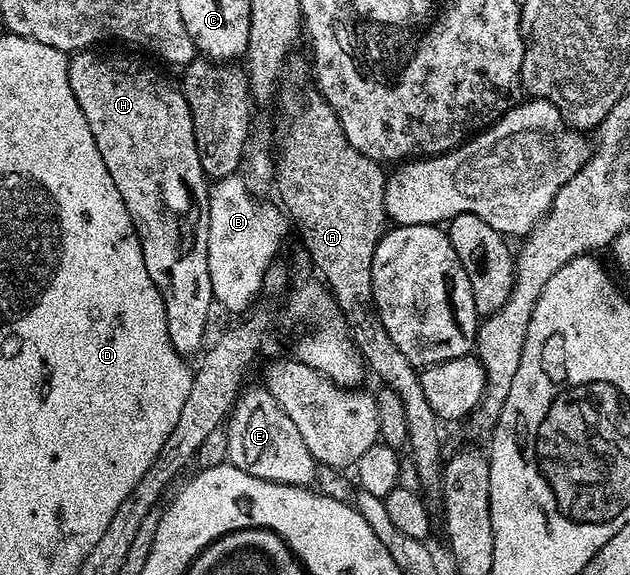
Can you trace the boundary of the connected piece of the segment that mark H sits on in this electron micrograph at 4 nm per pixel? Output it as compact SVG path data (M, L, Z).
M87 49L85 51L75 51L69 56L70 68L68 69L68 81L72 85L72 93L76 97L76 101L80 105L80 109L84 113L84 121L88 121L88 129L92 129L92 137L96 137L96 149L100 149L100 157L104 157L104 165L108 165L108 174L112 176L112 181L116 181L116 189L120 189L120 197L124 197L124 205L130 214L130 220L134 226L135 233L138 234L138 240L142 246L144 253L144 269L148 269L148 277L152 277L152 281L156 285L156 289L162 294L164 301L164 309L166 310L166 320L168 321L168 329L170 330L170 340L172 345L178 350L179 355L183 357L190 357L193 351L201 352L204 344L207 342L208 336L206 334L206 318L208 317L208 309L214 303L214 294L212 293L212 277L208 277L208 201L210 196L208 194L208 177L204 173L204 169L200 165L200 157L202 154L198 151L196 145L196 137L194 136L194 122L192 121L192 113L188 109L188 101L182 96L182 88L177 82L174 83L166 75L161 75L154 67L145 67L138 59L129 59L126 55L94 55L93 50Z

